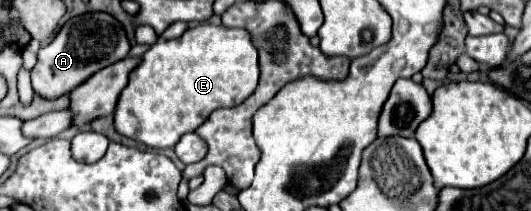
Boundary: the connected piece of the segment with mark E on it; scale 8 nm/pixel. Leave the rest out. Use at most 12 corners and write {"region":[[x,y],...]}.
{"region":[[246,29],[158,39],[114,129],[174,147],[258,83]]}

